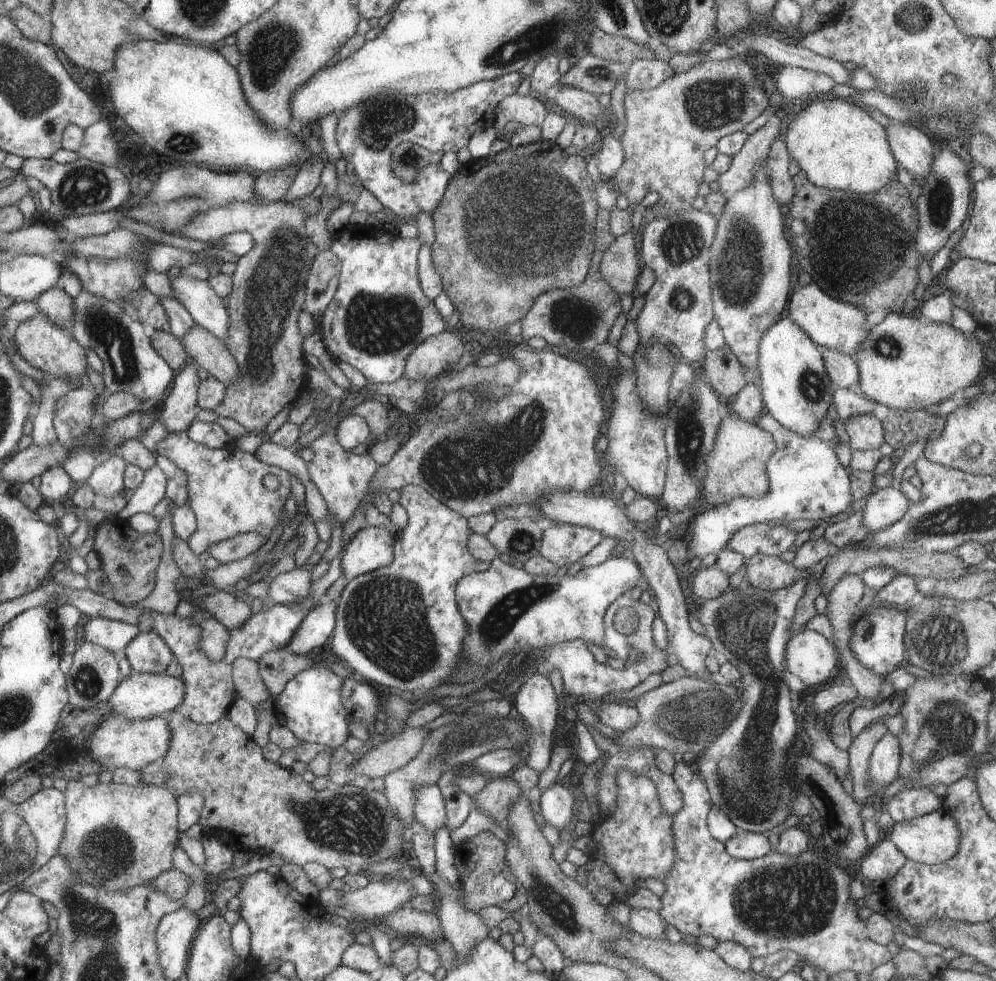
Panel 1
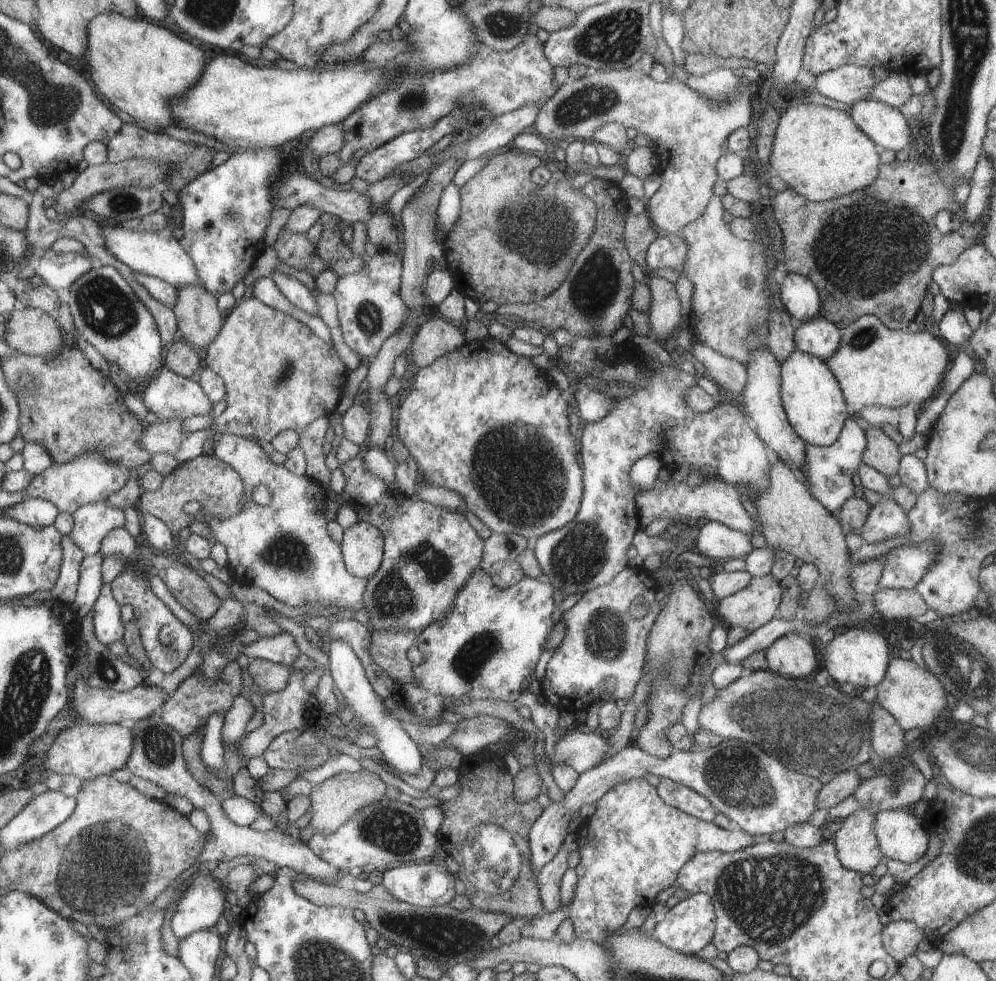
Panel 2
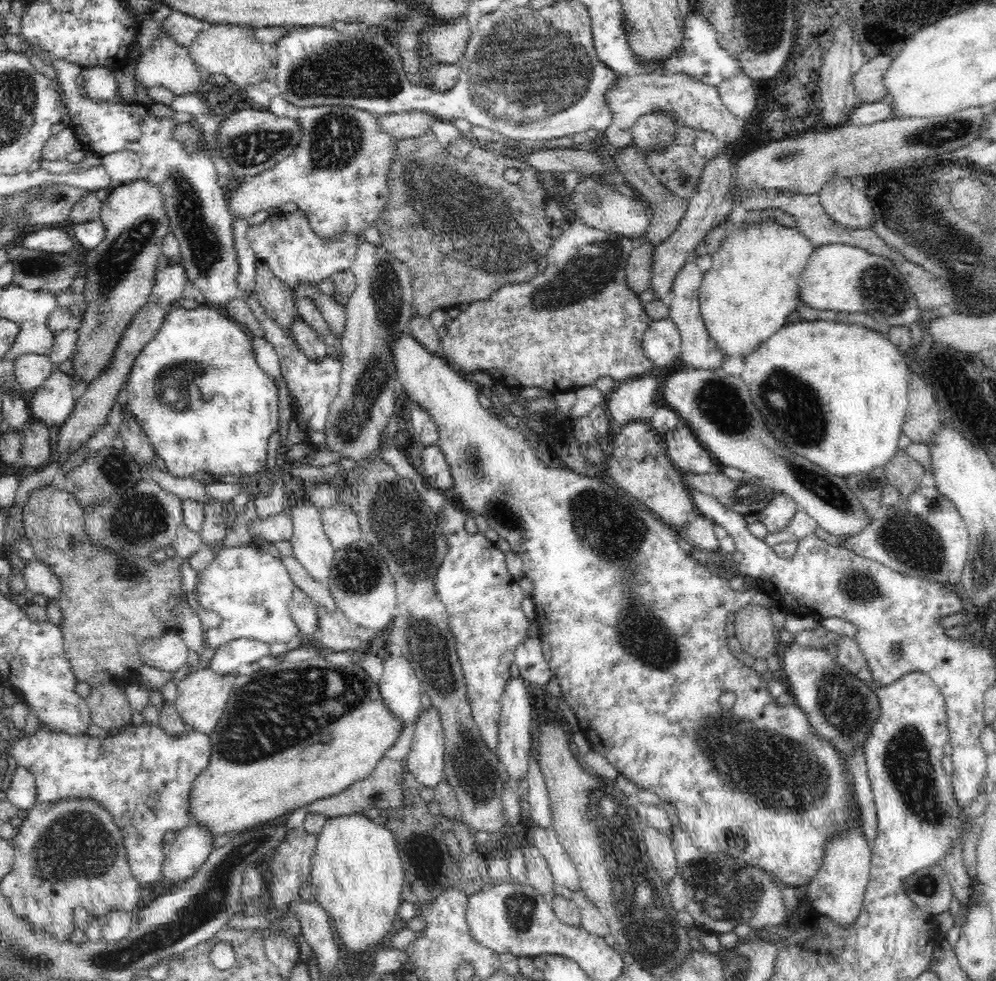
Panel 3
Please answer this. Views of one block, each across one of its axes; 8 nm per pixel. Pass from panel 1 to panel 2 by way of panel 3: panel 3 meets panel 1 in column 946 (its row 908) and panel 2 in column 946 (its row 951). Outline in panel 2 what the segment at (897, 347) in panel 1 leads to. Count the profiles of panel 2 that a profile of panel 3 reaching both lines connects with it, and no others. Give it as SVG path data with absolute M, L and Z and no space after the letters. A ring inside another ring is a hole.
M861 316L841 329L841 335L834 356L828 356L825 363L837 376L845 391L846 404L855 413L869 406L896 409L913 404L920 409L922 402L936 394L950 364L948 350L930 332L890 329L877 316Z

